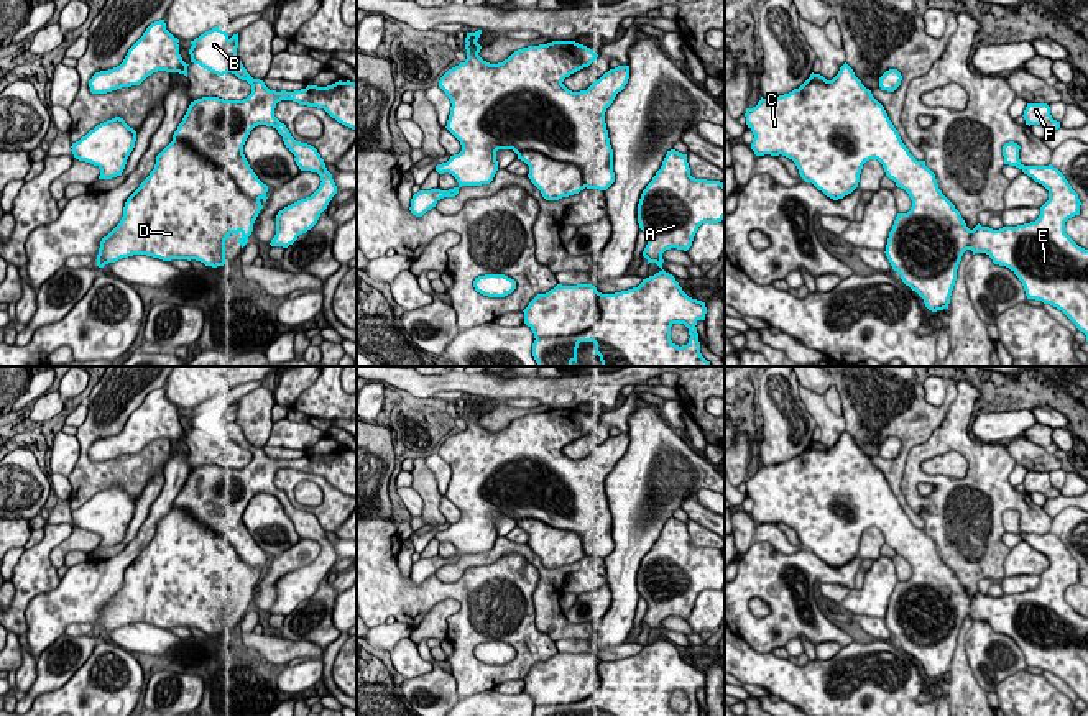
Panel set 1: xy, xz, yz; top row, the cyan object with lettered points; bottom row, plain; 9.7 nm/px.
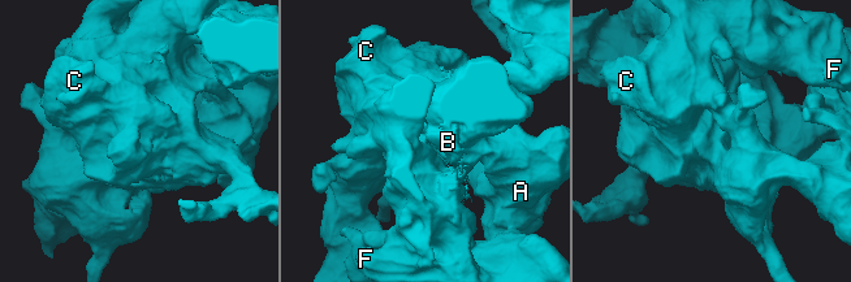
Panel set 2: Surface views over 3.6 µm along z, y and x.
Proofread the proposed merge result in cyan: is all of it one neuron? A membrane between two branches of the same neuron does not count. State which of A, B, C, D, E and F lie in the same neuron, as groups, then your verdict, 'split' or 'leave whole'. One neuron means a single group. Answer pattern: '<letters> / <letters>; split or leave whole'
A B C D E F; leave whole

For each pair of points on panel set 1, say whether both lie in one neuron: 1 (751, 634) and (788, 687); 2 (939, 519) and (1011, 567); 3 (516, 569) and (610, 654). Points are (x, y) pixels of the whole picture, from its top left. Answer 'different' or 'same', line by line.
1: different
2: different
3: different

